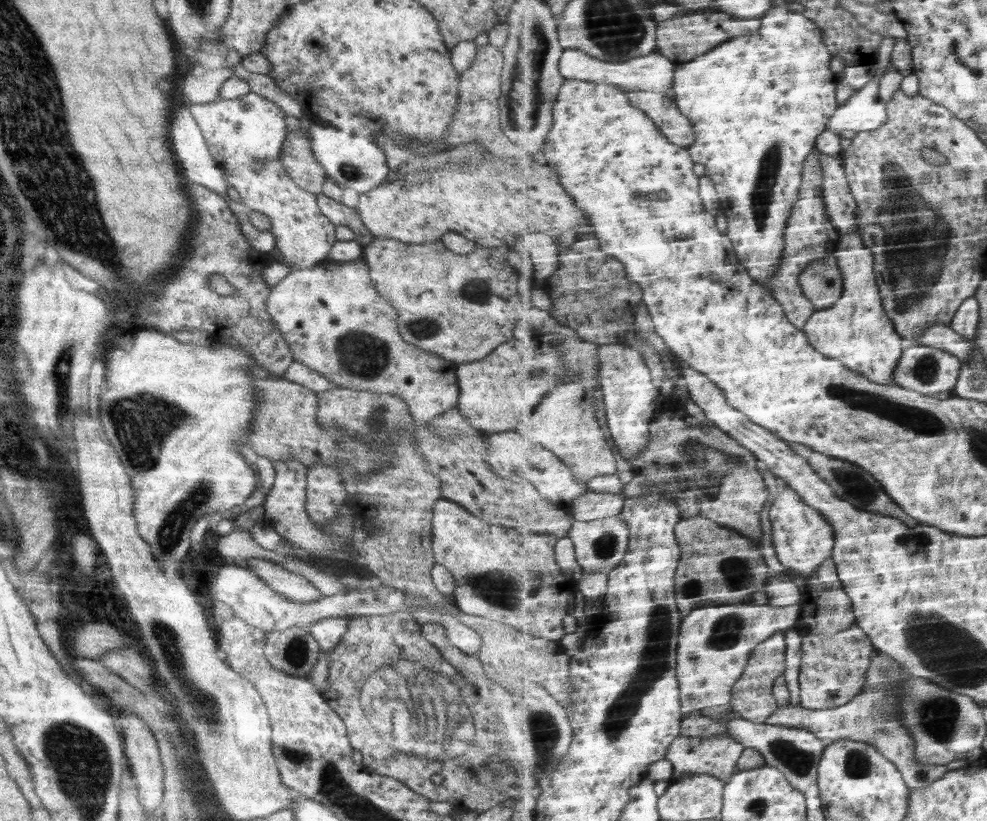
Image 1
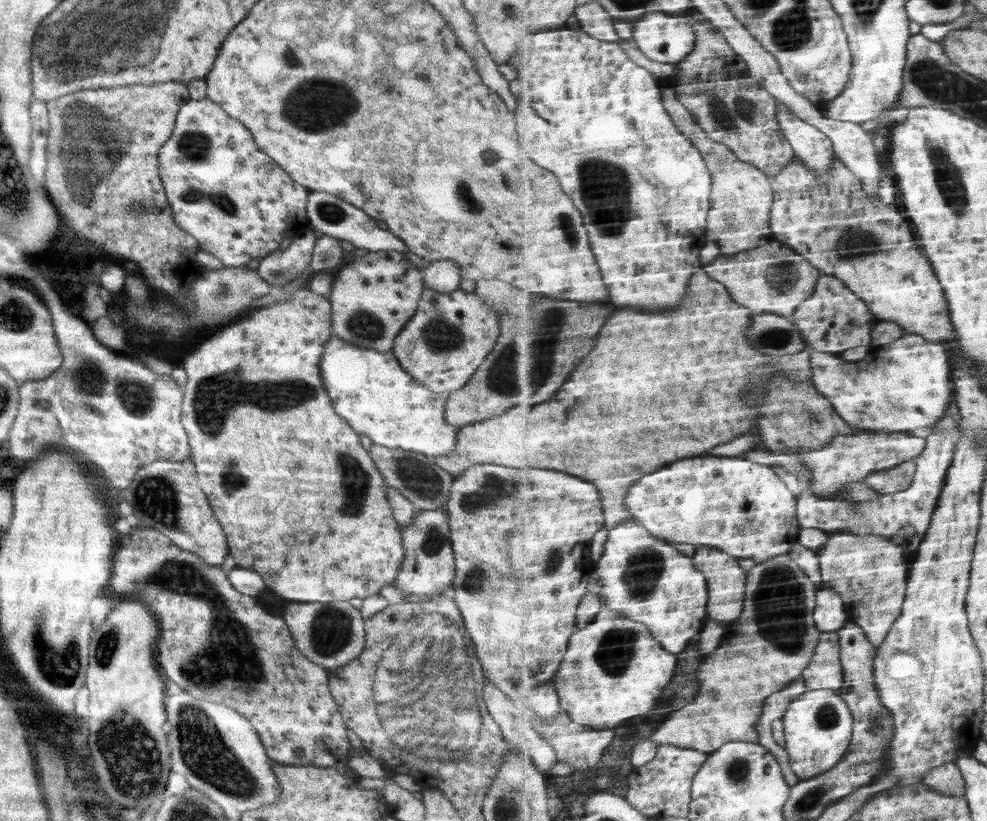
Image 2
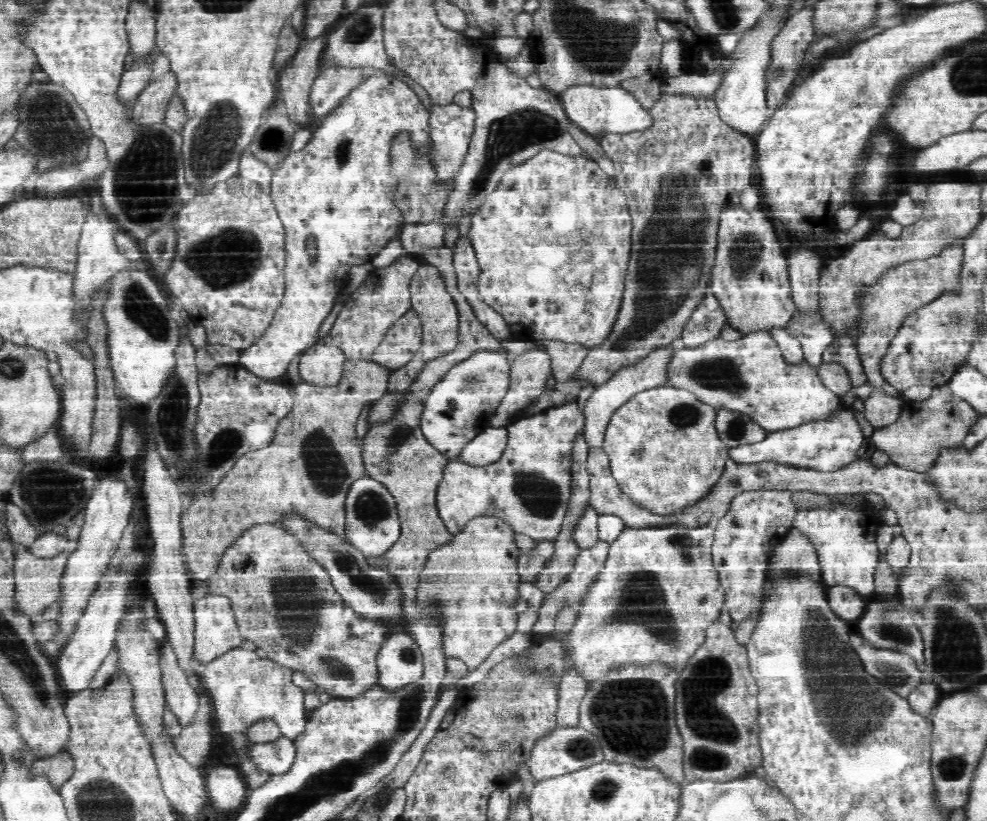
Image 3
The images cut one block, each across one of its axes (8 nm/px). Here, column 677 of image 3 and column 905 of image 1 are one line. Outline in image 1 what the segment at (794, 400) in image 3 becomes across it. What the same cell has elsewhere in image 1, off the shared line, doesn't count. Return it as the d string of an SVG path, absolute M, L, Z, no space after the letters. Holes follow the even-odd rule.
M913 343L905 349L905 354L896 368L896 380L894 382L924 394L937 396L940 392L953 393L961 378L962 366L963 362L956 354L940 350L935 346Z

